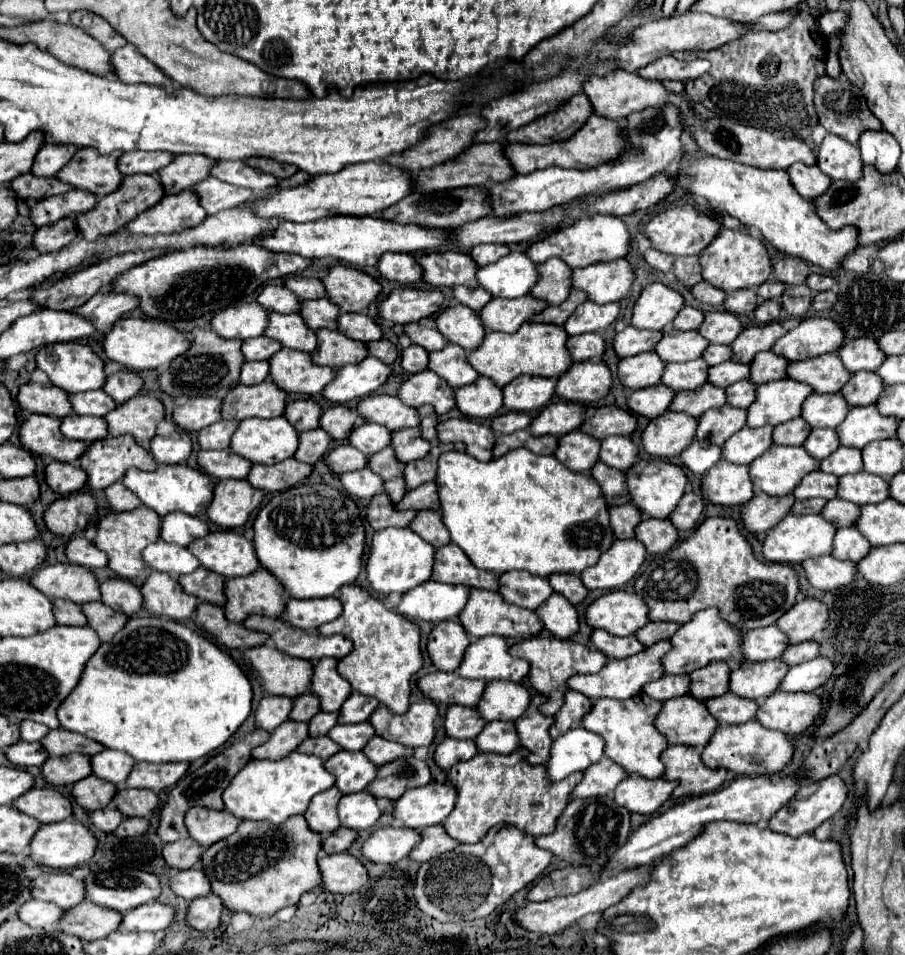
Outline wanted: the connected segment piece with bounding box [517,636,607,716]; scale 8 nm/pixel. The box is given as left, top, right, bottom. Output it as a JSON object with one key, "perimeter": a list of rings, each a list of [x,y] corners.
{"perimeter":[[[535,636],[523,642],[517,642],[517,658],[523,658],[529,662],[529,674],[527,680],[531,688],[535,688],[539,694],[547,696],[549,700],[541,704],[541,714],[545,716],[555,716],[557,708],[561,708],[561,696],[565,694],[565,680],[575,676],[575,674],[597,674],[607,658],[605,654],[587,648],[583,644],[571,642],[571,640],[561,640],[561,638],[547,638],[547,636]]]}

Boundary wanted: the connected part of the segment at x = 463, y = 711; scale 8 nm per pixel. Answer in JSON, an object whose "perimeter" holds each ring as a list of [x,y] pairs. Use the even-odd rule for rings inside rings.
{"perimeter":[[[451,706],[445,714],[445,720],[443,720],[445,736],[455,738],[455,740],[475,738],[483,730],[485,724],[487,722],[483,722],[479,718],[475,708],[465,708],[465,706]]]}

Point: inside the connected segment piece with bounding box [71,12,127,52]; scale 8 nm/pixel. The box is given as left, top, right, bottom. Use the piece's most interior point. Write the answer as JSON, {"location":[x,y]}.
{"location":[99,28]}

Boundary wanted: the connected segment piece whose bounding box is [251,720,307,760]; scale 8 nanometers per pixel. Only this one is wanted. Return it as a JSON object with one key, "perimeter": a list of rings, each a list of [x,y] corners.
{"perimeter":[[[287,720],[271,732],[271,736],[265,744],[257,746],[251,752],[251,758],[255,758],[255,760],[261,760],[261,758],[279,760],[279,758],[291,754],[305,738],[307,738],[307,724]]]}

